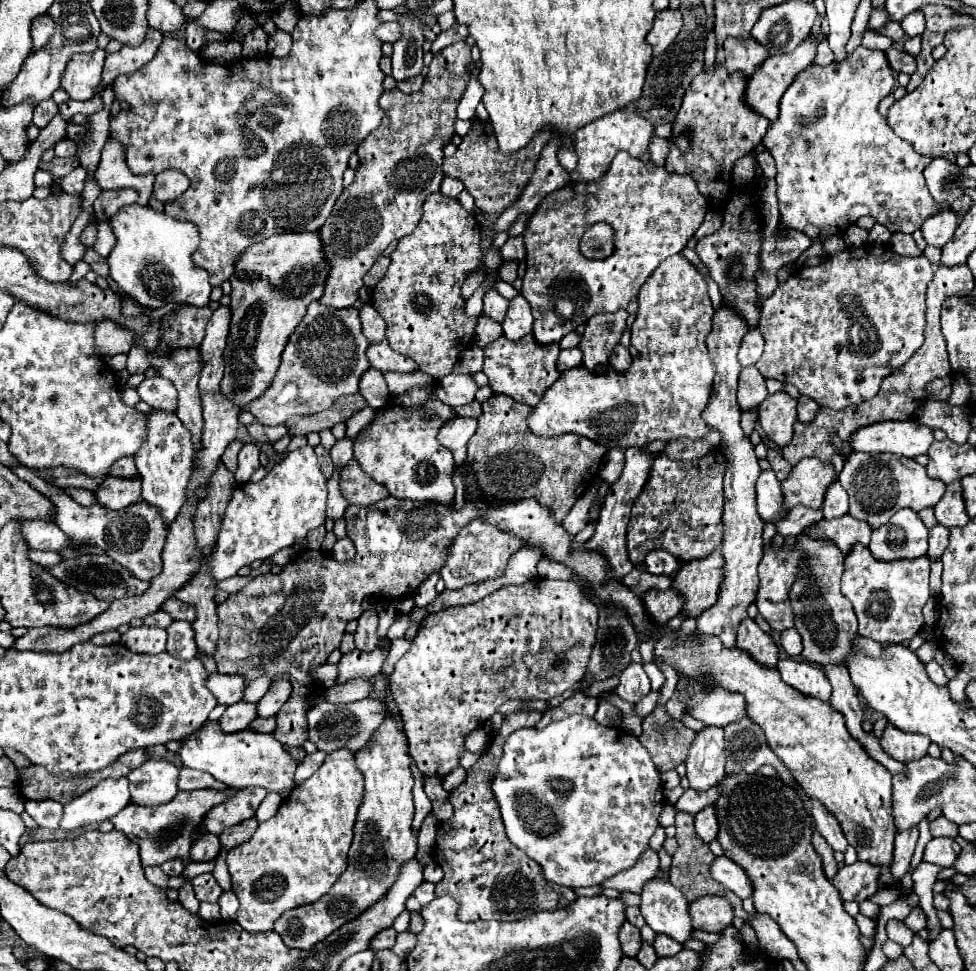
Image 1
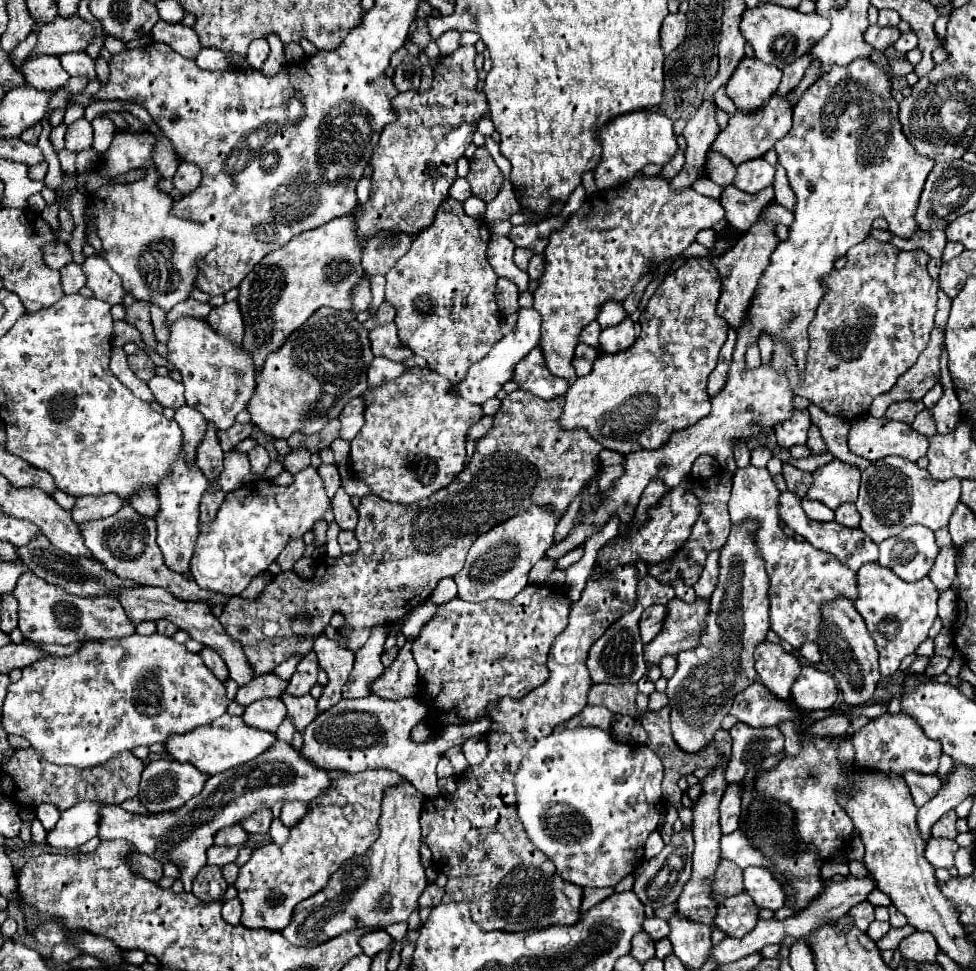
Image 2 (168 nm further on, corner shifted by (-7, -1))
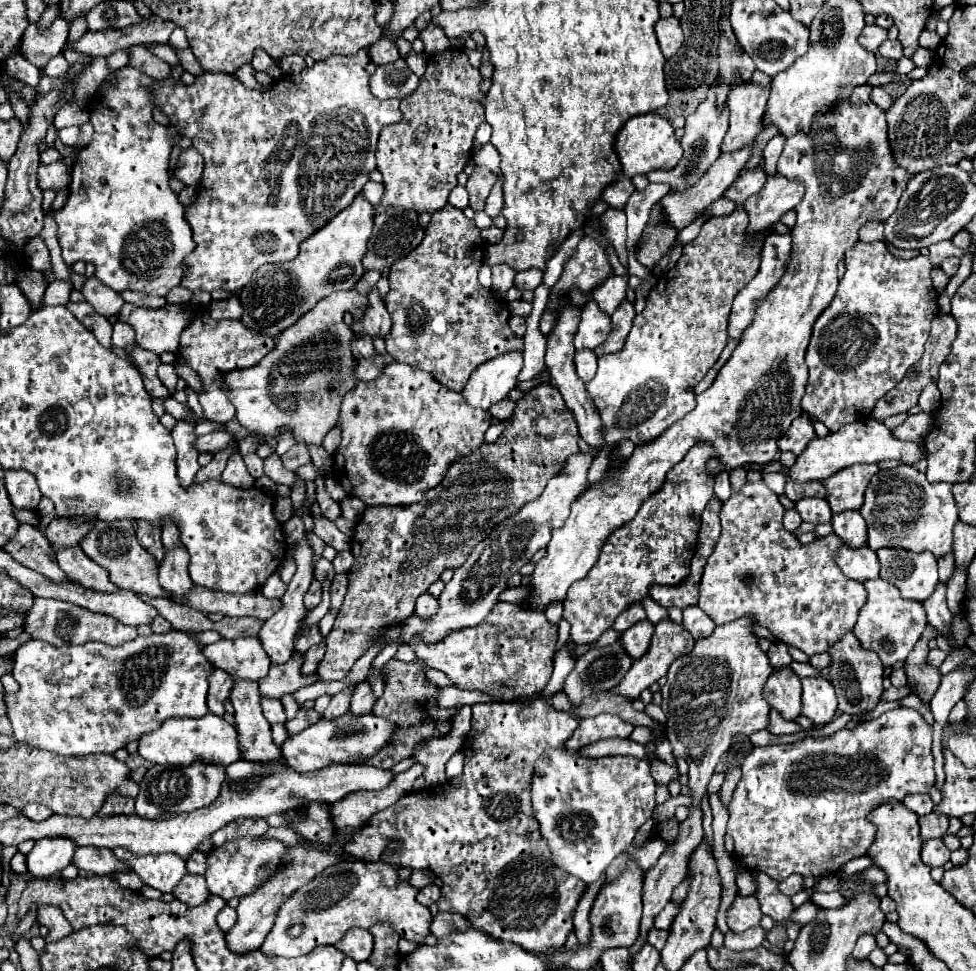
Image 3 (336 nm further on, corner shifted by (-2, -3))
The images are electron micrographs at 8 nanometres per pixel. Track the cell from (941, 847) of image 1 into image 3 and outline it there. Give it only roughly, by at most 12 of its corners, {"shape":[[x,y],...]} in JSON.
{"shape":[[942,839],[922,845],[922,861],[928,867],[942,867],[950,861],[950,849]]}

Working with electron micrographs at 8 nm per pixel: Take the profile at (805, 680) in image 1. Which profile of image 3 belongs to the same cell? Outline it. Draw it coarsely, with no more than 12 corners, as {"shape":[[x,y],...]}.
{"shape":[[824,677],[802,679],[802,715],[826,725],[836,693]]}

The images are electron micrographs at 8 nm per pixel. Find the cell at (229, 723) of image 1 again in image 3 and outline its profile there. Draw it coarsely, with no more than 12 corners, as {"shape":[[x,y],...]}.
{"shape":[[262,699],[264,717],[270,725],[284,723],[284,707],[280,701]]}

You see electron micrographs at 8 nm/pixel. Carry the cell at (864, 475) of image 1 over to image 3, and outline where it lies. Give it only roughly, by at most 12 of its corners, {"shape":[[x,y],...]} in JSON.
{"shape":[[878,471],[860,515],[868,547],[952,551],[950,483]]}

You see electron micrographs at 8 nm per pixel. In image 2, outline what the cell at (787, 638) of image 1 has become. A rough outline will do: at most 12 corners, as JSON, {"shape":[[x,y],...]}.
{"shape":[[805,643],[803,655],[811,665],[821,661],[817,643]]}

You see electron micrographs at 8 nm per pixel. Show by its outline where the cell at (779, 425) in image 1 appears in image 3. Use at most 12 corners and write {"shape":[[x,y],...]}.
{"shape":[[806,415],[792,421],[780,437],[780,451],[800,455],[816,437]]}

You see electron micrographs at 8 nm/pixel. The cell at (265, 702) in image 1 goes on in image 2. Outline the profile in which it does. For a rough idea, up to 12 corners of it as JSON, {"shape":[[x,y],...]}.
{"shape":[[305,655],[285,693],[307,695],[317,683],[317,655]]}

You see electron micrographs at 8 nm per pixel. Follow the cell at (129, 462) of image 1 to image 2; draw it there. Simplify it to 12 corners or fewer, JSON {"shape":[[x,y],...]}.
{"shape":[[153,487],[135,495],[131,507],[145,517],[155,519],[159,499]]}

